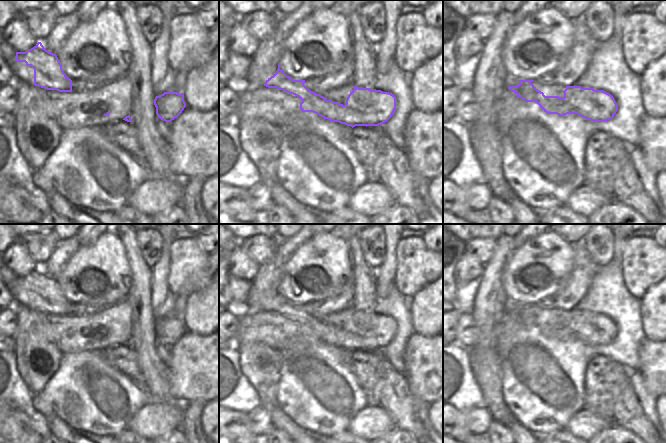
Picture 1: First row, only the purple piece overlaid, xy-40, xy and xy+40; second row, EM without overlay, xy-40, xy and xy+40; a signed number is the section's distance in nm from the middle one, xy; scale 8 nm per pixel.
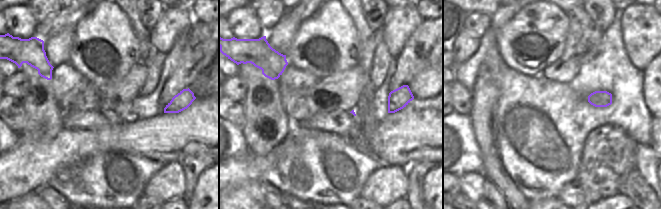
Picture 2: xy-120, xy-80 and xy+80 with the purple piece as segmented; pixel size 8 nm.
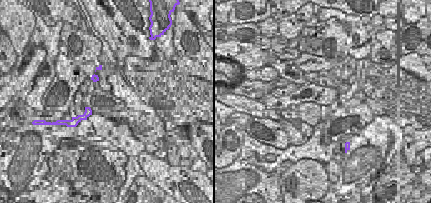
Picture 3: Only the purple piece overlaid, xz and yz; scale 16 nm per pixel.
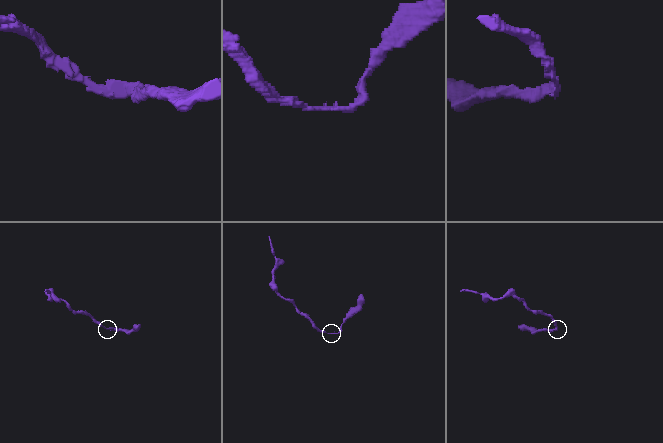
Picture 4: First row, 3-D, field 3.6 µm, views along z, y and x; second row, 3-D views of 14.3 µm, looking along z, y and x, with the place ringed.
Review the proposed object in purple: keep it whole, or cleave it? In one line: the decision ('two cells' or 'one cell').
one cell

